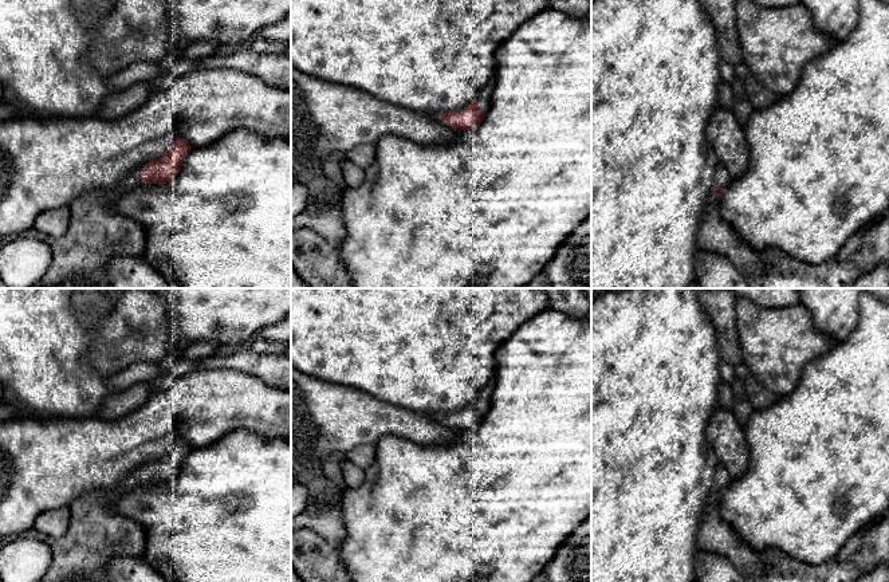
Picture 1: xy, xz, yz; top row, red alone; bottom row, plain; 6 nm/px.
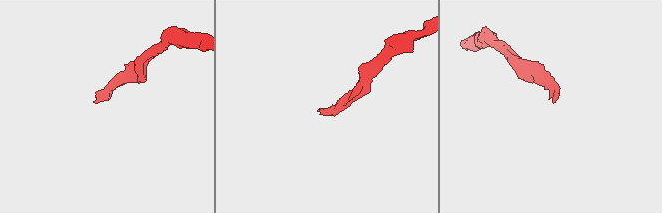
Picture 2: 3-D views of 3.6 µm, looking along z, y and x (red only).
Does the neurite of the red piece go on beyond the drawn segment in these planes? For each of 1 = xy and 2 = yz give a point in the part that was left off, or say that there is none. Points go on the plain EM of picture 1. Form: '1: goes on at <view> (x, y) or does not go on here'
1: goes on at xy (97, 534)
2: goes on at yz (722, 479)

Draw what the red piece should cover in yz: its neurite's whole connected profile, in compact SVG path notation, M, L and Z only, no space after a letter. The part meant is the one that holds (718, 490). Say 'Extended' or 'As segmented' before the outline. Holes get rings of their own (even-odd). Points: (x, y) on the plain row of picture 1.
Extended. M719 467L717 475L713 480L713 496L721 492L721 489L728 484L729 477L724 468Z

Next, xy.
Extended. M178 439L166 453L156 461L145 464L142 472L133 472L118 487L95 489L76 498L70 506L68 531L60 538L43 535L31 528L23 536L44 542L51 548L51 565L39 582L107 582L109 565L115 557L142 558L146 547L146 532L134 519L113 510L113 503L127 489L138 484L166 484L181 471L192 447Z

